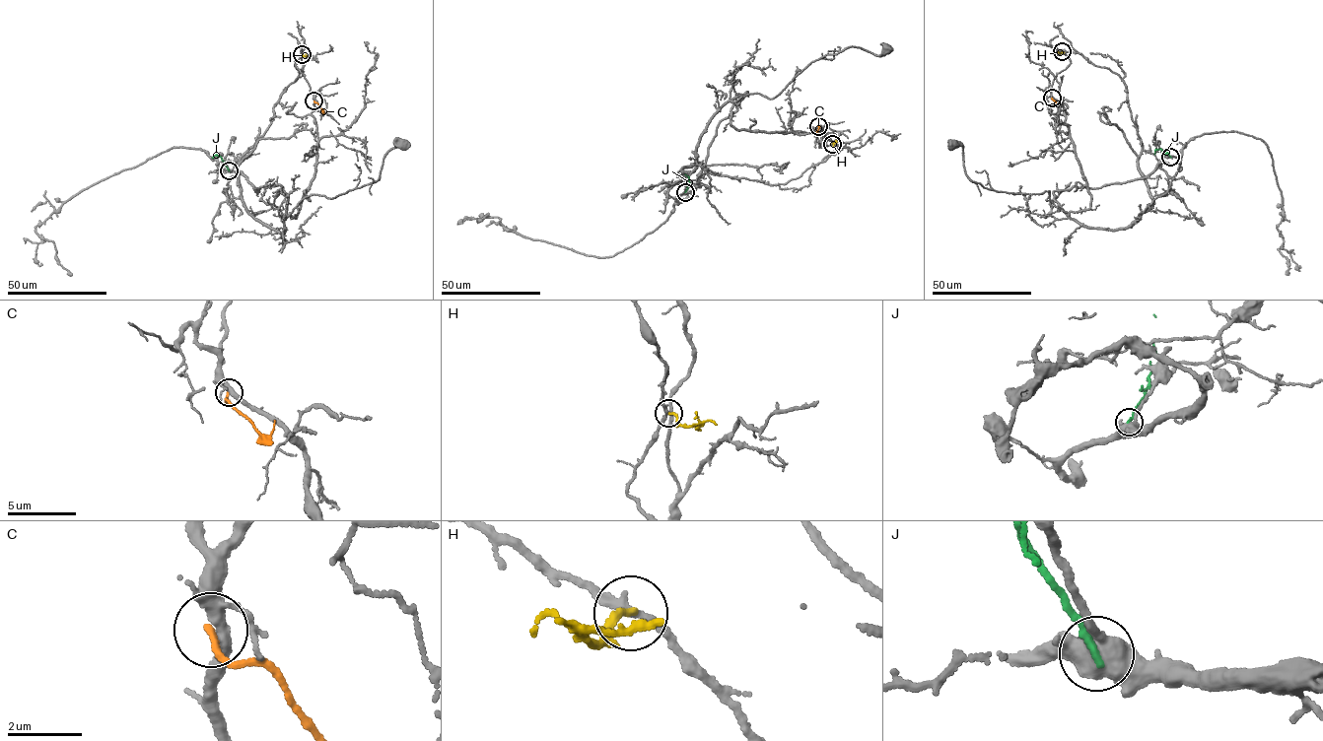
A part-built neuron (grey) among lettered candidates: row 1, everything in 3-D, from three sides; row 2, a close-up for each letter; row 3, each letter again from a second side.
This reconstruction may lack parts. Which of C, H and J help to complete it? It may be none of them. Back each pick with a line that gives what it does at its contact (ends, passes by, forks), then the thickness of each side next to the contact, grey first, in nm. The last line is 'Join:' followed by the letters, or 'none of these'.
Join: none of these

